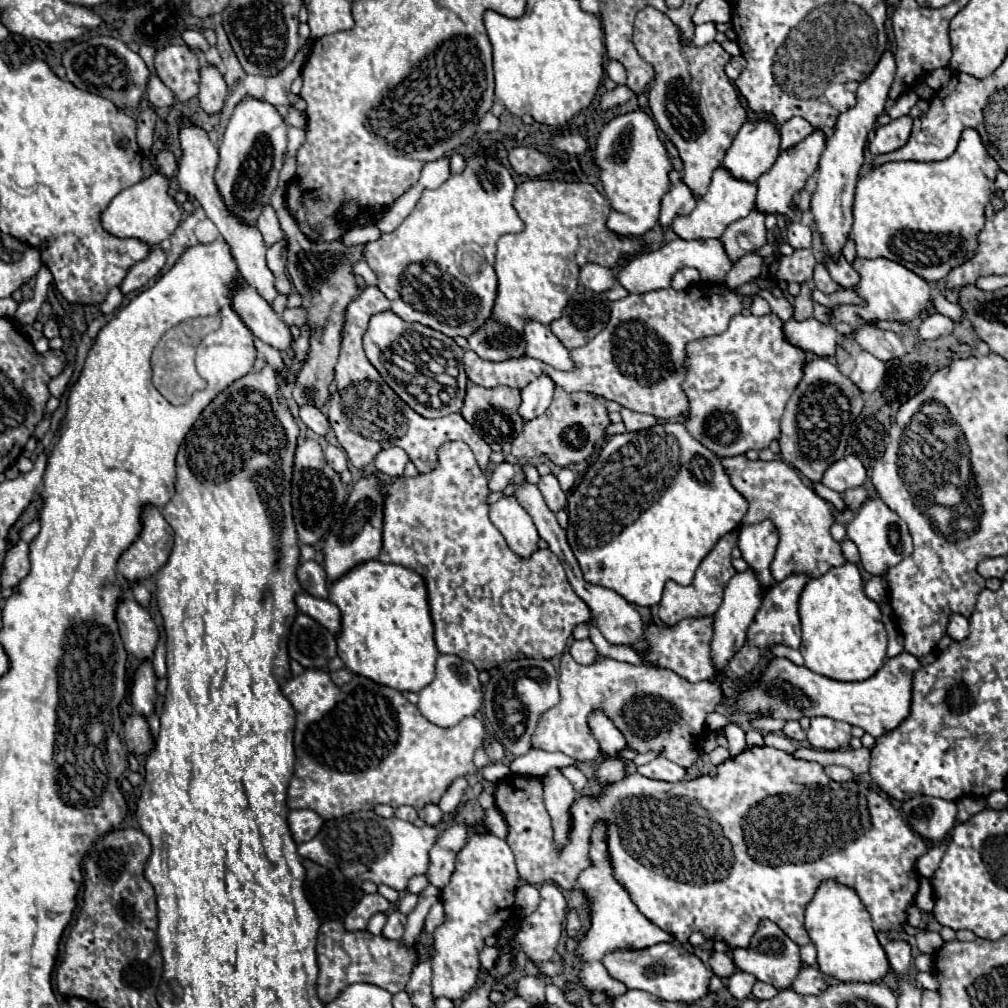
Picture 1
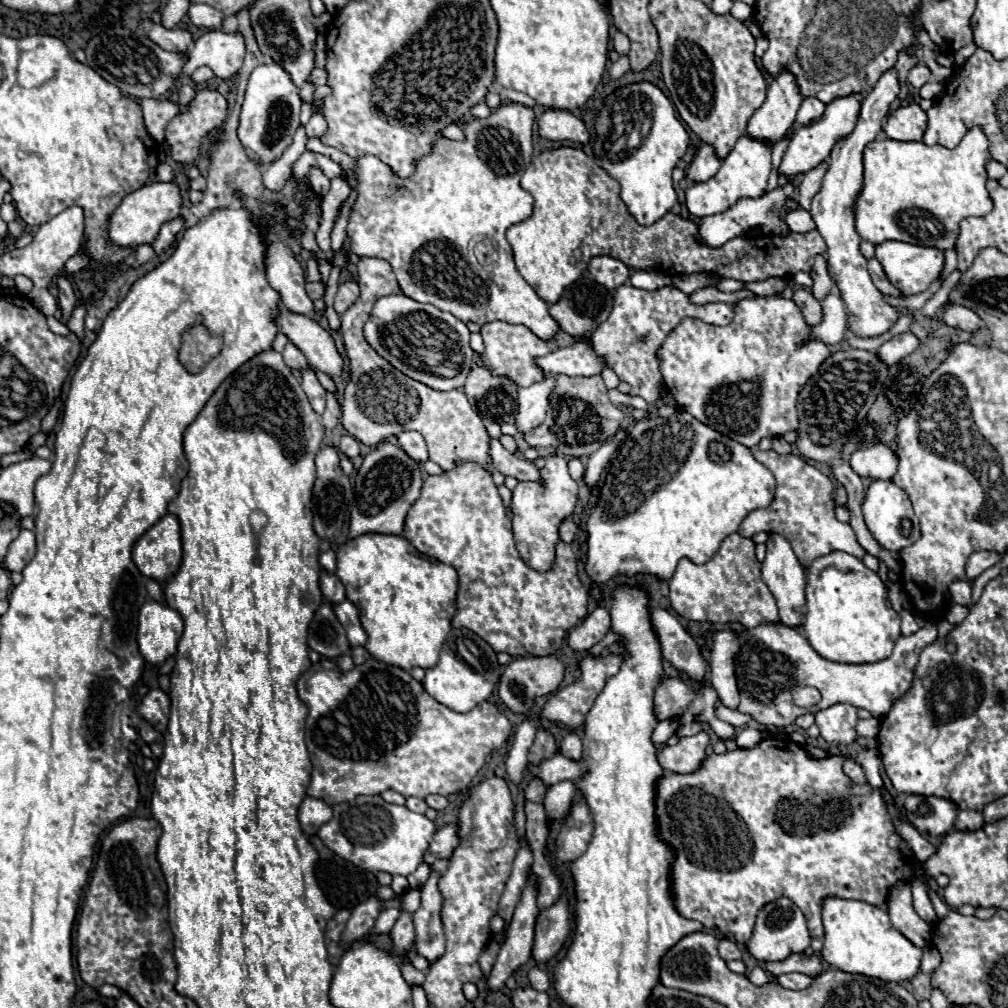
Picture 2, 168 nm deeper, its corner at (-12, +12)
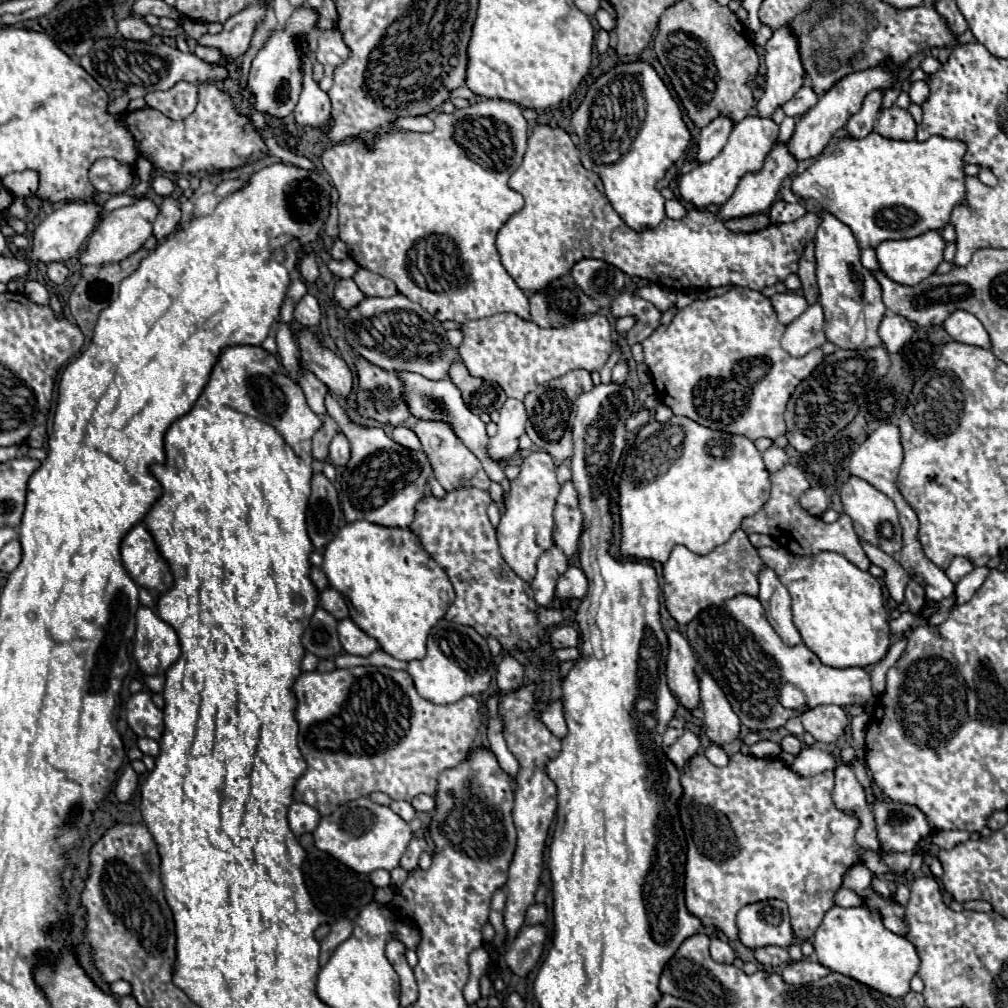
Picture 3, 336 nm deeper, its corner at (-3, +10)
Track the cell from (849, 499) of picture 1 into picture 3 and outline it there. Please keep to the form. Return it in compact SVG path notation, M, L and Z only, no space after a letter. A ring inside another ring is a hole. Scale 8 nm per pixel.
M809 488L807 492L801 494L799 506L807 510L811 516L821 516L829 508L829 496L821 488Z

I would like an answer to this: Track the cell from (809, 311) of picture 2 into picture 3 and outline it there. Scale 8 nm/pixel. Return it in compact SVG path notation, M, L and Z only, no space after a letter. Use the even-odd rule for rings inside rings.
M785 292L785 294L775 294L769 298L775 312L777 312L777 320L781 324L789 324L791 320L795 320L797 316L801 316L807 310L807 302L803 296L795 294L795 292Z

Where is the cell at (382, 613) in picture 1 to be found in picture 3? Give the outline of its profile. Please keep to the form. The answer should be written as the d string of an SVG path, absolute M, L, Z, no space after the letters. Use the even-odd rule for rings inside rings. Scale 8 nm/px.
M357 520L345 524L335 538L327 544L323 554L323 572L329 578L331 588L341 592L351 606L351 620L363 628L369 636L379 640L383 652L397 660L421 660L425 656L425 642L431 628L445 616L449 604L455 600L455 590L435 560L421 546L415 532L409 528L387 528L367 520Z

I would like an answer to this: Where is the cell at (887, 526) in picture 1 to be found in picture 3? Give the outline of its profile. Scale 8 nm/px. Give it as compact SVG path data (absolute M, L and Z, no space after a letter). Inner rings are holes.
M851 476L851 478L843 484L839 496L841 496L841 504L843 504L845 514L853 520L855 534L857 534L861 540L865 540L865 542L869 542L869 544L881 548L881 550L887 552L889 556L893 556L893 554L899 552L899 548L903 546L903 538L901 538L897 508L895 508L895 504L893 504L893 500L889 500L883 492L879 492L879 490L873 488L869 482L865 482L865 480L857 478L857 476Z

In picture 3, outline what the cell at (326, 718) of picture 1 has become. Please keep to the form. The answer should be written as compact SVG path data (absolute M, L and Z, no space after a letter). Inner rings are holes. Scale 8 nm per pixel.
M357 666L331 672L301 672L295 682L295 696L299 700L295 718L299 722L299 750L309 760L305 774L297 780L293 800L313 806L321 816L329 816L345 802L369 796L371 792L385 792L391 800L413 800L417 794L435 794L435 784L443 768L459 764L481 726L479 702L465 696L453 704L433 704L421 698L413 680L403 670L383 666Z

